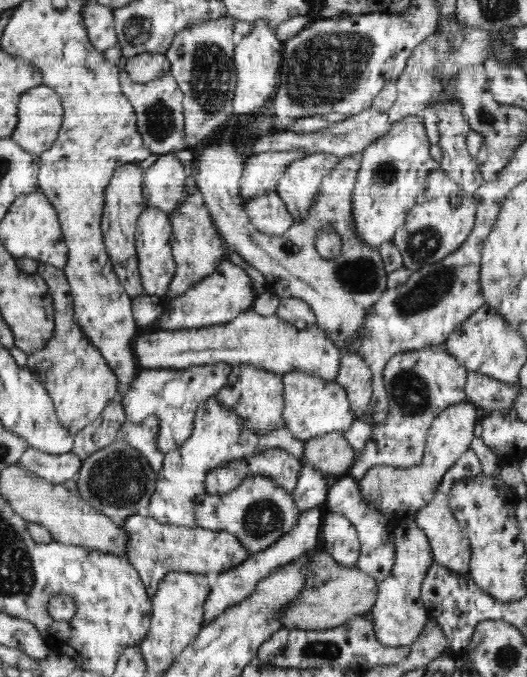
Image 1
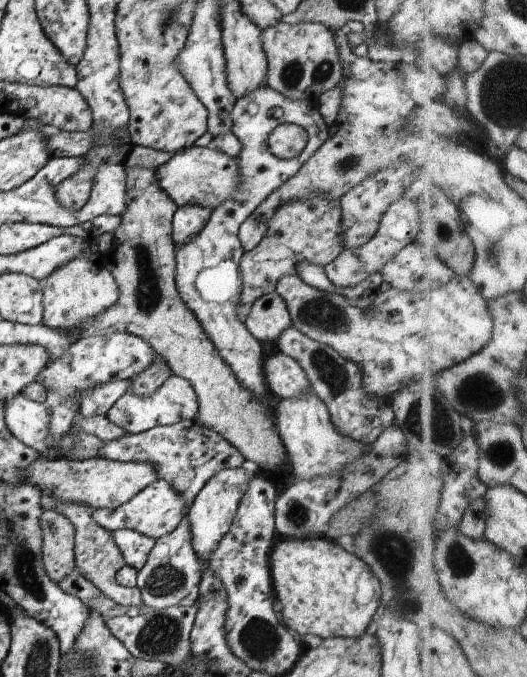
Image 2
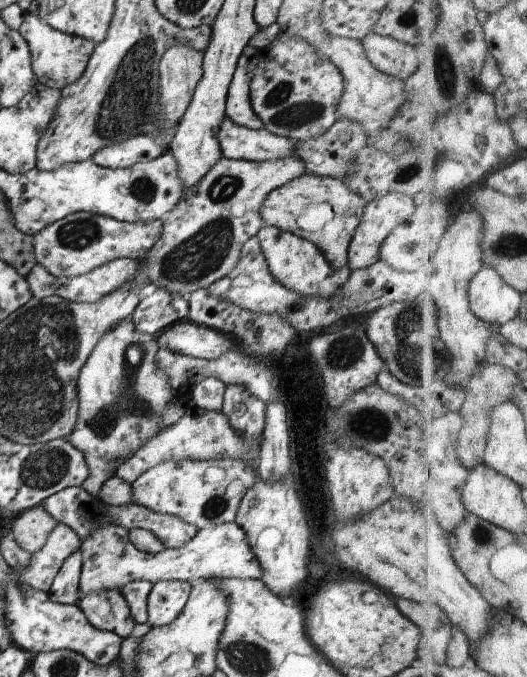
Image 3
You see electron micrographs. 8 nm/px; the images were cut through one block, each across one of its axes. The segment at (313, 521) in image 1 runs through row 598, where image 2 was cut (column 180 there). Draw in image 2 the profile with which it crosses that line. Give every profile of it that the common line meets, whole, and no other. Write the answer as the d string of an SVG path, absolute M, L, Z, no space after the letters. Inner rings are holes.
M186 205L178 207L173 216L172 238L176 245L191 241L206 226L212 214L212 209L206 205Z

